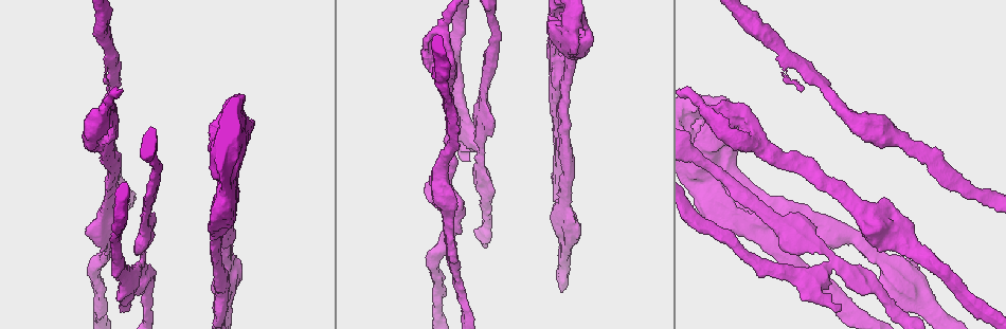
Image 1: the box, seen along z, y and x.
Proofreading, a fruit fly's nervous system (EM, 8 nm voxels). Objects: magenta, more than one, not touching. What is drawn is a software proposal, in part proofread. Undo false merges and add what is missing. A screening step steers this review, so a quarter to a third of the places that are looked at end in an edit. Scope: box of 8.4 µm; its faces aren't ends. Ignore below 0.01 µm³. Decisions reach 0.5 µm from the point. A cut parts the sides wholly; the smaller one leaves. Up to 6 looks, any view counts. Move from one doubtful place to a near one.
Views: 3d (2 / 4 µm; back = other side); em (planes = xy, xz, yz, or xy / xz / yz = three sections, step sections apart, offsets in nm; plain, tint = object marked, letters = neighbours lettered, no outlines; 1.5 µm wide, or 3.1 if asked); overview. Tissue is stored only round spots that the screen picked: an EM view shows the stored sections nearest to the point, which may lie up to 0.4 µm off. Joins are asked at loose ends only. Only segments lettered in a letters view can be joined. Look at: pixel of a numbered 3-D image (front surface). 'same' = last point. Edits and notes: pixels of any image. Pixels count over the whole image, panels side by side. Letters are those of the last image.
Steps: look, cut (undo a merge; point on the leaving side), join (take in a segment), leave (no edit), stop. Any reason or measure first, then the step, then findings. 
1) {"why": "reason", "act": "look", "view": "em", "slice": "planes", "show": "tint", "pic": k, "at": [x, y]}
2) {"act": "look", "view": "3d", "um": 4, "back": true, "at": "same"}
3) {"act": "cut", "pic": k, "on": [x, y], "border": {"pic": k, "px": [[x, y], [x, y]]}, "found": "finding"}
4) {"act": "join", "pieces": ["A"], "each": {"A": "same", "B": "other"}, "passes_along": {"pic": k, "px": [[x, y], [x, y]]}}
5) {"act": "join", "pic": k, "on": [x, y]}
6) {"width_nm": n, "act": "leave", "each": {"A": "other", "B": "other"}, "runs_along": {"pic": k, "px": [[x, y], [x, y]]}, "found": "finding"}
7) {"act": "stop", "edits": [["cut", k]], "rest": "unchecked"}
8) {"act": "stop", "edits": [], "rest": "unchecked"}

{"act": "look", "view": "3d", "um": 2, "pic": 1, "at": [144, 236]}

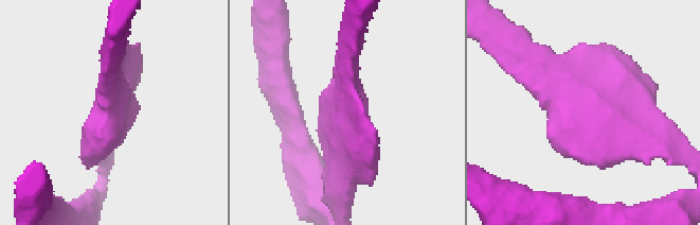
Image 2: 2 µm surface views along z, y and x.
{"act": "look", "view": "em", "slice": "xy", "step": 8, "show": "letters", "pic": 2, "at": [113, 109]}

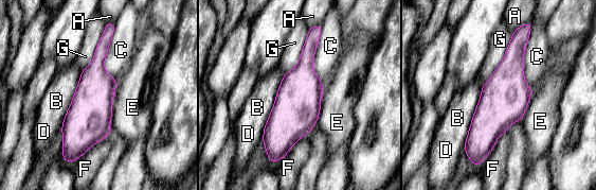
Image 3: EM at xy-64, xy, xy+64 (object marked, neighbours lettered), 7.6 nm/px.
{"width_nm": 340, "act": "leave", "each": {"A": "other", "B": "other", "C": "other", "D": "other", "E": "other", "F": "other", "G": "other"}, "border": {"pic": 3, "px": [[116, 82], [109, 132]]}, "found": "one neuron here"}

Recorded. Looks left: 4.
{"why": "free end", "act": "look", "view": "3d", "um": 2, "pic": 1, "at": [895, 250]}

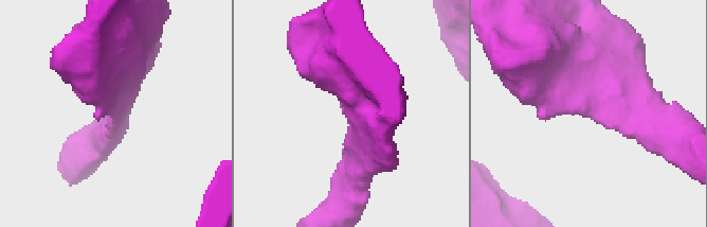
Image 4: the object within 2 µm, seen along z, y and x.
{"act": "look", "view": "em", "slice": "planes", "show": "plain", "pic": 4, "at": [113, 115]}

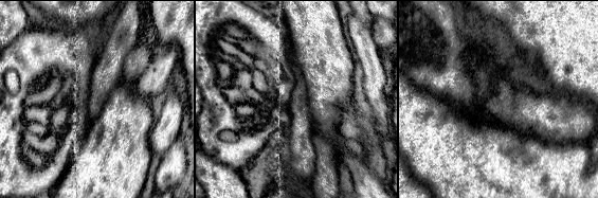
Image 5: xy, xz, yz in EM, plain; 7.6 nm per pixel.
{"why": "see the neighbours", "act": "look", "view": "em", "slice": "planes", "show": "letters", "at": "same"}

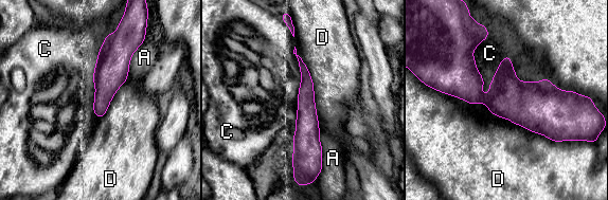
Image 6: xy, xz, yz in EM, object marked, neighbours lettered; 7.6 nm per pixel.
{"act": "leave", "each": {"A": "other", "C": "other", "D": "other"}, "runs_along": {"pic": 6, "px": [[301, 64], [306, 152], [298, 163]]}, "found": "no lettered segment goes on from it"}

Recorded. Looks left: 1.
{"why": "a fork", "act": "look", "view": "em", "slice": "planes", "show": "letters", "pic": 1, "at": [898, 283]}

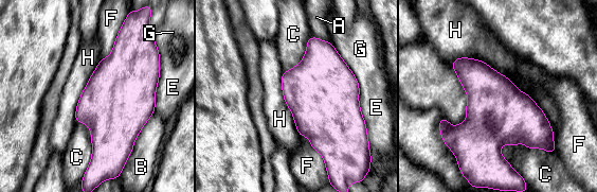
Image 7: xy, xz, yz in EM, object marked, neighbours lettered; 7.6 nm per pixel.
{"act": "leave", "each": {"A": "other", "B": "other", "C": "other", "E": "other", "F": "other", "G": "other", "H": "other"}, "border": {"pic": 7, "px": [[302, 135], [320, 154], [327, 171]]}, "found": "all the same neuron"}

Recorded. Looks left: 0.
{"act": "stop", "edits": [], "rest": "unchecked"}

